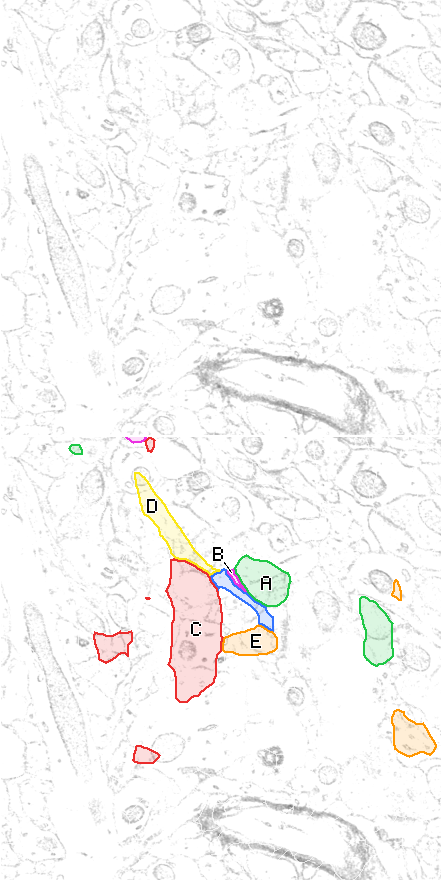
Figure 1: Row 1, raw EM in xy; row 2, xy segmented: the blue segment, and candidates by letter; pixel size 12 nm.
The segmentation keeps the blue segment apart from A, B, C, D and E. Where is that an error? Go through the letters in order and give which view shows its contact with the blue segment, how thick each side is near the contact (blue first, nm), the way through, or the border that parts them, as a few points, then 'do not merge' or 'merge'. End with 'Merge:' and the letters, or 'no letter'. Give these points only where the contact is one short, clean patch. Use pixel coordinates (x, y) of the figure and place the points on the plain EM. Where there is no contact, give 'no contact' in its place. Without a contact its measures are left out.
A: contact in xy; calibres 170 and 500 nm; do not merge
B: contact in xy; calibres 200 and 100 nm; do not merge
C: contact in xy; calibres 200 and 500 nm; do not merge
D: contact in xy; calibres 200 and 140 nm; way xy (221, 131), (215, 125), (199, 113); merge
E: contact in xy; calibres 170 and 340 nm; do not merge
Merge: D

